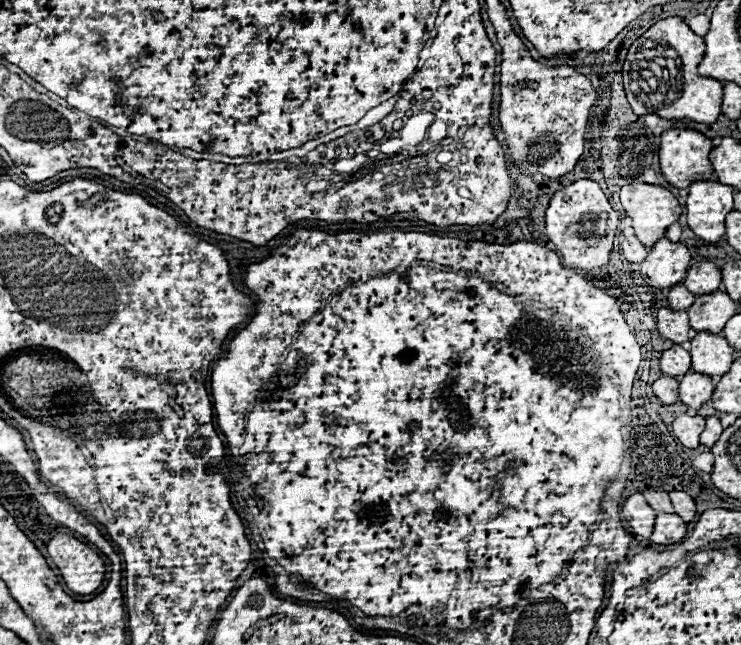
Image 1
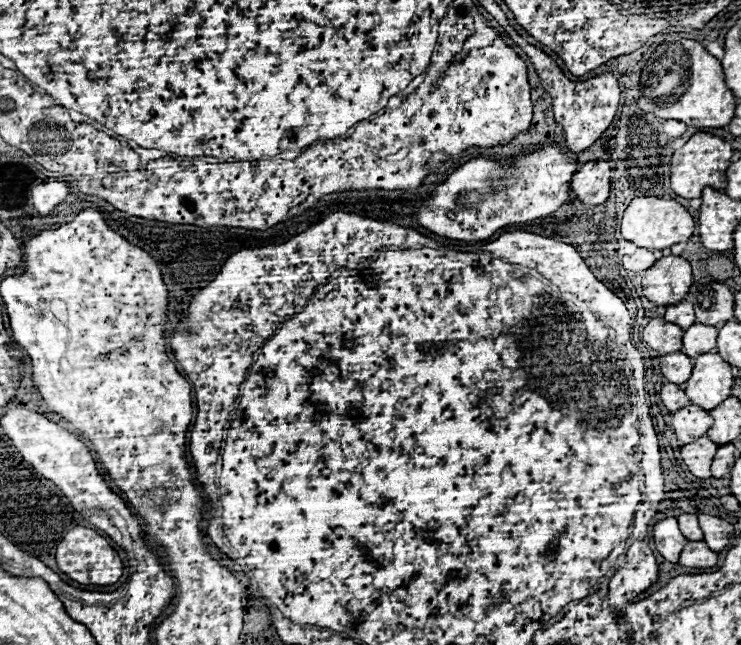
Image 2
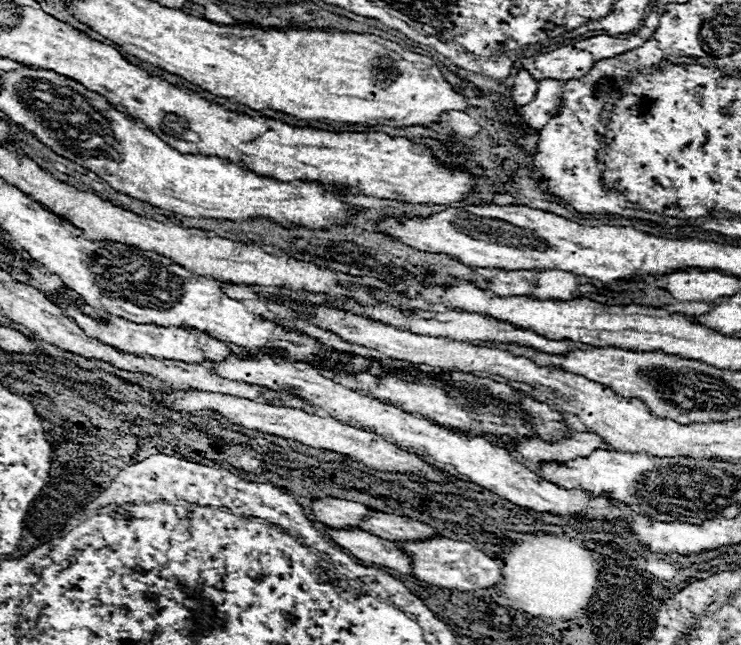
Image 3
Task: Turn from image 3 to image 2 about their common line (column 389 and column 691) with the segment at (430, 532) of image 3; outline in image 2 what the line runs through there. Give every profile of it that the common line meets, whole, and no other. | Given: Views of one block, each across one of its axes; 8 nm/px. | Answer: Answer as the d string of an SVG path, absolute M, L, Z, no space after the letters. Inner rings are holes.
M680 514L678 516L678 524L680 524L680 532L688 538L688 540L702 540L702 530L698 526L698 518L696 514Z

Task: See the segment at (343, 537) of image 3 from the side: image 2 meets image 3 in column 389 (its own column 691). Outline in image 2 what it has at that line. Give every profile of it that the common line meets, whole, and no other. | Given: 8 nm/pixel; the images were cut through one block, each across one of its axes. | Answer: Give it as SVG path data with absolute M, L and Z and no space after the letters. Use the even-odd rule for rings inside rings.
M688 540L686 548L680 554L678 564L688 566L688 568L710 568L710 566L716 566L716 560L718 560L718 554L712 552L706 546L706 542Z

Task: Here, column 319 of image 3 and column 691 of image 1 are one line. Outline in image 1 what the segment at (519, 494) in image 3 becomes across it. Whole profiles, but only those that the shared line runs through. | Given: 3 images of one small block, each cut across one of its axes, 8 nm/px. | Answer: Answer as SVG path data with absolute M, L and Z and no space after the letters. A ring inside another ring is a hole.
M690 372L680 378L680 400L688 408L700 408L704 402L710 400L714 392L714 382L706 374Z

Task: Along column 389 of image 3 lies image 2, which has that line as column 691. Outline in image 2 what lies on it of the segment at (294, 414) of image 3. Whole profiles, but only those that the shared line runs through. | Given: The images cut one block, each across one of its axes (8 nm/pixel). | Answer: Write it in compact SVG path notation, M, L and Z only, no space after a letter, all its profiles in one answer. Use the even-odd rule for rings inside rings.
M702 436L698 438L696 442L690 442L686 446L680 448L680 454L682 454L682 460L686 462L688 470L698 476L698 478L710 478L710 462L716 454L716 444L710 442L708 436Z

